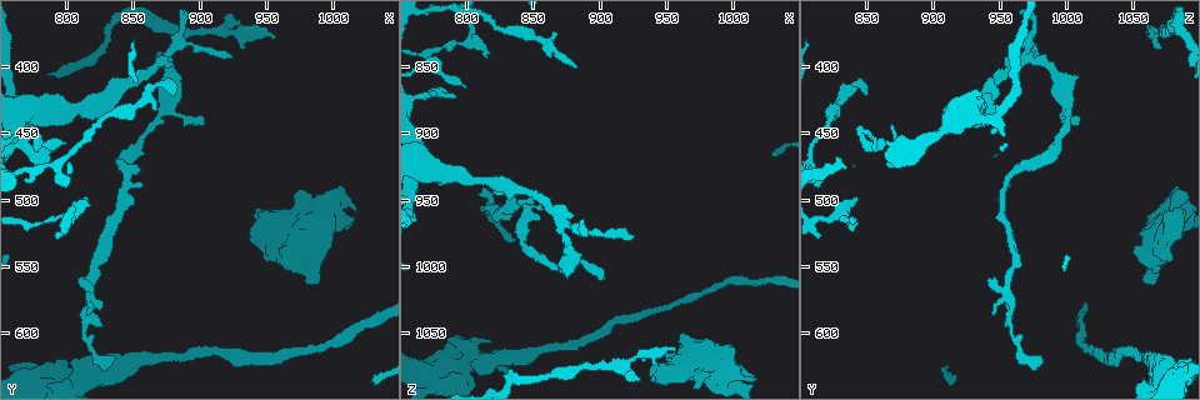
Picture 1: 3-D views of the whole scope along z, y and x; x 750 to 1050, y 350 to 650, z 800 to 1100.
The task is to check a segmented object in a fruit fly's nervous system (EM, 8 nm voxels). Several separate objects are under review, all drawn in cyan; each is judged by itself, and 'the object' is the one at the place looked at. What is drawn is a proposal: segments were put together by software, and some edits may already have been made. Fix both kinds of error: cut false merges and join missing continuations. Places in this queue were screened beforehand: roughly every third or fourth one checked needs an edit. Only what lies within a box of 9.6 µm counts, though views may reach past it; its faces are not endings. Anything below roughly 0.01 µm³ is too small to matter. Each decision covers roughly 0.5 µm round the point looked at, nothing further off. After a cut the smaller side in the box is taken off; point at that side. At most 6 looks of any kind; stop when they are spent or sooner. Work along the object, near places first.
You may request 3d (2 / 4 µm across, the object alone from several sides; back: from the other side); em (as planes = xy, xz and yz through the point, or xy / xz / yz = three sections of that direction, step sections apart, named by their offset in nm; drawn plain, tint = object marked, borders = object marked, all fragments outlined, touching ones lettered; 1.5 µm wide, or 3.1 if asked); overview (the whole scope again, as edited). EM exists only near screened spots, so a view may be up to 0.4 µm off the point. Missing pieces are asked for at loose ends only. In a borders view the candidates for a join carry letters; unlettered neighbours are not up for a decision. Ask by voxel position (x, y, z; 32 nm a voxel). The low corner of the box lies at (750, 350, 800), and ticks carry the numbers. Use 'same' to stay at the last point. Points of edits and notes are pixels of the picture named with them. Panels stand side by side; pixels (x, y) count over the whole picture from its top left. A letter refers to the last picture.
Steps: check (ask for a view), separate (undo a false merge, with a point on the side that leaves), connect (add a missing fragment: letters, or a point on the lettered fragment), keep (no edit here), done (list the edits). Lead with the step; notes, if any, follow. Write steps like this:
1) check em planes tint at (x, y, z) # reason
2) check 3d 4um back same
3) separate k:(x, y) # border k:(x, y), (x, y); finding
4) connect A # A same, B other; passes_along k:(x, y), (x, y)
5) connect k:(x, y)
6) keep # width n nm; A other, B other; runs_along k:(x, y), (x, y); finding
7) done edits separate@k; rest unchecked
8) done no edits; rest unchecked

check 3d 2um back at (904, 442, 1008) # free end

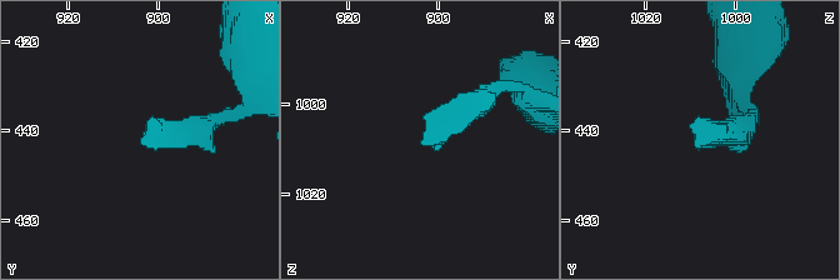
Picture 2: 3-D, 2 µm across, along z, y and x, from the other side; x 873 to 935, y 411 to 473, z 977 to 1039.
check em planes borders at (902, 442, 1009) # shape alone is not enough

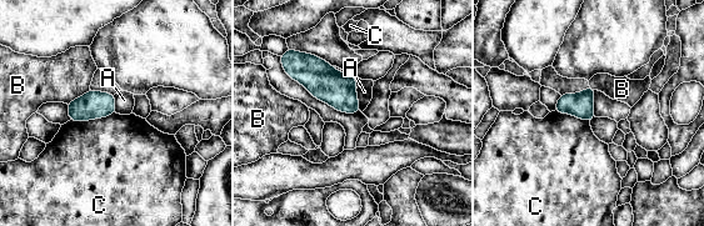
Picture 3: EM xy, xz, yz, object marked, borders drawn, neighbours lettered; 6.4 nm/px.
keep # width 160 nm; longest_contact C 300 nm; A other, B other, C other; none of them fits

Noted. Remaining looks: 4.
check em yz step 8 tint at (1008, 490, 1082) # thick end

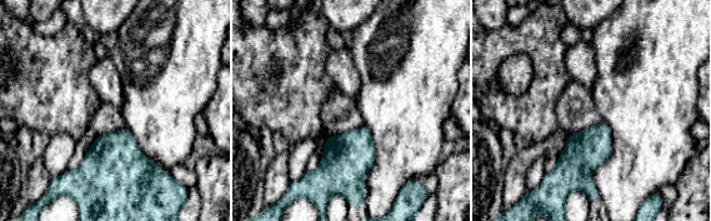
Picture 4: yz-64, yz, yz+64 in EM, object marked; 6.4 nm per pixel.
check em xy step 8 borders same # cut it another way

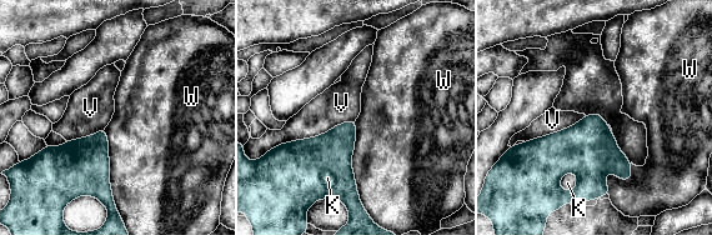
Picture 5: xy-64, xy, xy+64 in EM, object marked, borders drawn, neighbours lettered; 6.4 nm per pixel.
keep # longest_contact W 550 nm; K other, V other, W other; border 5:(355, 120), (351, 169), (361, 203); no lettered fragment goes on from it

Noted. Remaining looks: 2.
check em xz step 4 borders at (916, 374, 1076) # a narrow waist

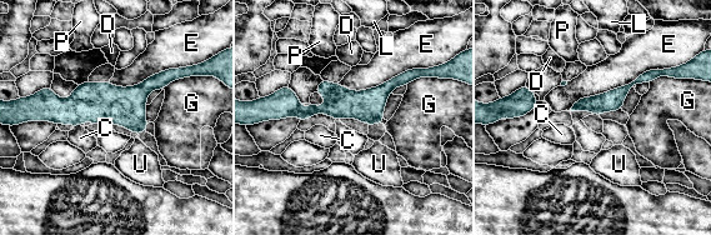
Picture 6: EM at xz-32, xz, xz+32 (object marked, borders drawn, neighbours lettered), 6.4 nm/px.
keep # C other, D other, E other, G other, L other, P other, U other; border 6:(190, 75), (174, 79), (163, 89); all the same cell

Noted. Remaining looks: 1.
done no edits; rest unchecked

